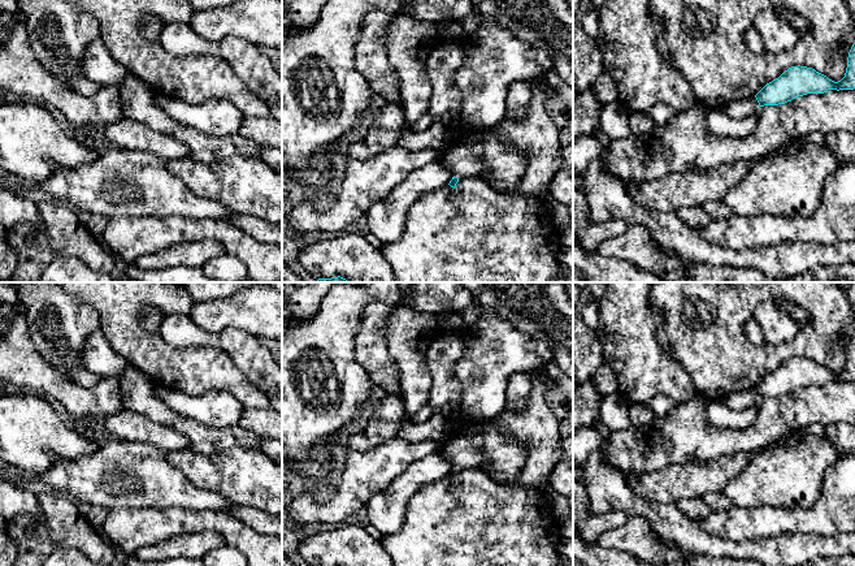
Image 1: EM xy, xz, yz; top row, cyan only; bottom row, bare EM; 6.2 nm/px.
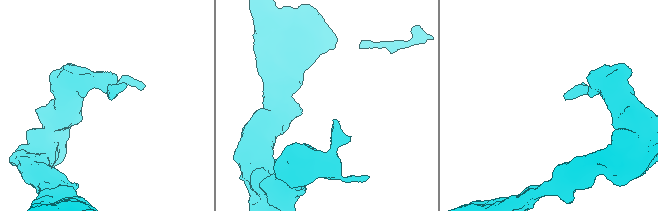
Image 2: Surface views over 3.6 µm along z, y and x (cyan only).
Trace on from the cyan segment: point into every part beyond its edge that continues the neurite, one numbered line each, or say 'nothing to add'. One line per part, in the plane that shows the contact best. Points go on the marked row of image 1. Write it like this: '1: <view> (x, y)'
nothing to add

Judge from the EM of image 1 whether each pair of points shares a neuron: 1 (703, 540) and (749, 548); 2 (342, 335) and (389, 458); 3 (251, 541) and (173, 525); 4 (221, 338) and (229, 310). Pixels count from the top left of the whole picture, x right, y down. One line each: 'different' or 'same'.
1: same
2: different
3: same
4: different

